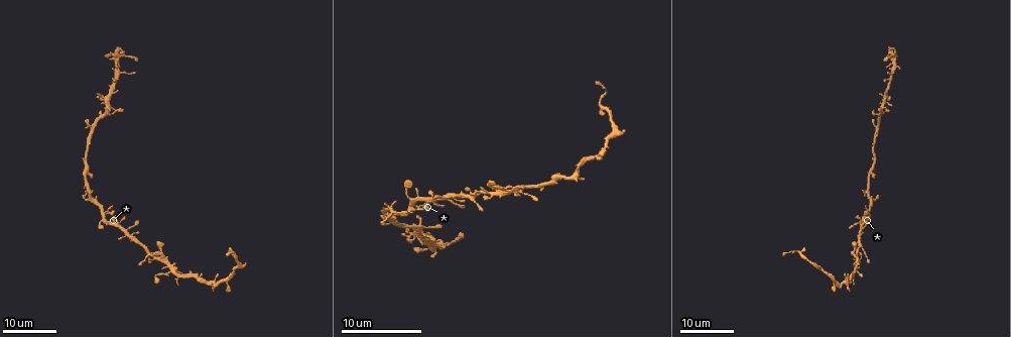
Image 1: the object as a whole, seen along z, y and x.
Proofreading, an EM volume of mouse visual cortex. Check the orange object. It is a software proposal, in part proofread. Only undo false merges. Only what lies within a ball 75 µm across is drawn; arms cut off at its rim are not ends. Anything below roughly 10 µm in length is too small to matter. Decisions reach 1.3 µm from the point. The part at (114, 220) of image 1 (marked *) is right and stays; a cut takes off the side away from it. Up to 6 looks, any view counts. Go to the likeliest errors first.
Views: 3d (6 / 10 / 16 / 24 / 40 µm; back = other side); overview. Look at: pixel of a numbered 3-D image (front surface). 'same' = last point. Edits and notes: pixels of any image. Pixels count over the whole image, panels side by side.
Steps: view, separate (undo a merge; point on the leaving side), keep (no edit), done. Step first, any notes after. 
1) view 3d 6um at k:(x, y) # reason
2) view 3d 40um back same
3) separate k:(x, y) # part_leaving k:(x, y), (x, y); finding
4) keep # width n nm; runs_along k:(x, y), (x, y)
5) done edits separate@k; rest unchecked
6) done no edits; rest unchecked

view 3d 16um at 1:(490, 192) # calibre changes

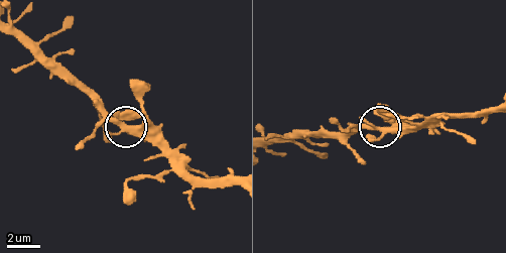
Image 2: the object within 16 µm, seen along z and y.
view 3d 10um at 2:(383, 130)

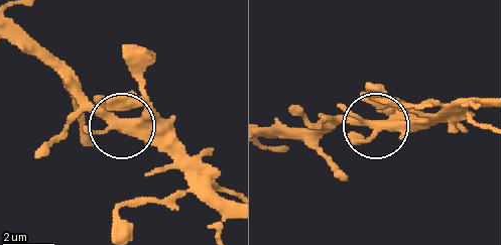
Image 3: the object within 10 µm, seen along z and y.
keep # runs_along 3:(17, 29), (114, 121), (166, 129), (183, 144); one cell here

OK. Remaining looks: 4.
view 3d 16um at 1:(237, 261) # thin neck

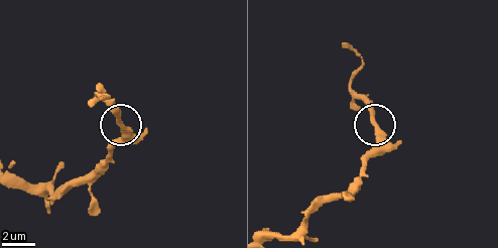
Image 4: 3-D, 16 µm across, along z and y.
view 3d 10um at 4:(376, 123)

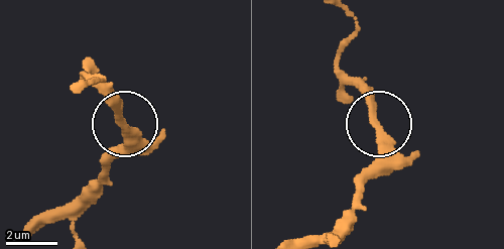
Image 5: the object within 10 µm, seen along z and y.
view 3d 10um back at 5:(123, 122)

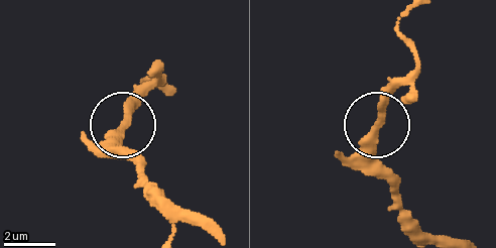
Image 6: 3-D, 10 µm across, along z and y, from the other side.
keep # width 270 nm; continuous, no second cell

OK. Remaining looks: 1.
done no edits; rest unchecked

